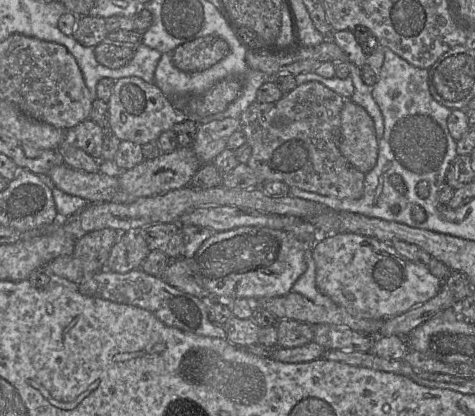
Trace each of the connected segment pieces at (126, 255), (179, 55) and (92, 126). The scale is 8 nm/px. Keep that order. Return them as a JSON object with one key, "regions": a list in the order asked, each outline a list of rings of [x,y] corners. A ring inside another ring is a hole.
{"regions":[[[[141,229],[120,233],[119,239],[111,249],[105,269],[121,274],[138,269],[149,252]]],[[[204,36],[179,45],[172,52],[176,68],[184,72],[206,70],[230,52],[227,42],[217,36]]],[[[90,118],[66,130],[65,143],[82,149],[95,160],[102,159],[103,129]]]]}

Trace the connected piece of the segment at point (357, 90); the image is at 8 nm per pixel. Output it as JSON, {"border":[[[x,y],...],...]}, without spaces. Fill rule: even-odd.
{"border":[[[352,62],[345,63],[350,71],[352,78],[354,93],[351,101],[361,107],[370,115],[374,122],[377,141],[384,134],[384,119],[382,113],[371,95],[371,87],[367,86],[361,78],[361,68],[354,65]]]}

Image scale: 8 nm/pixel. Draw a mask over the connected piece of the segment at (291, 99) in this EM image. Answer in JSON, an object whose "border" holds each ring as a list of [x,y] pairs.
{"border":[[[310,81],[276,102],[254,102],[240,116],[240,130],[252,150],[247,165],[264,183],[281,181],[322,196],[361,198],[365,174],[352,166],[339,149],[340,115],[345,101],[323,84]]]}

